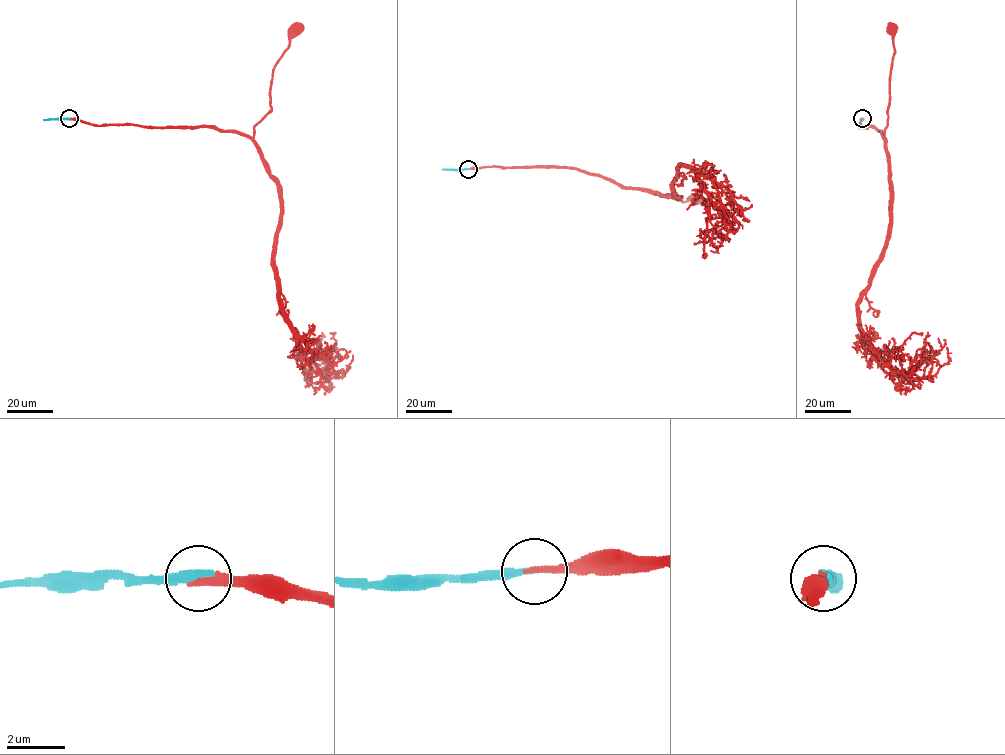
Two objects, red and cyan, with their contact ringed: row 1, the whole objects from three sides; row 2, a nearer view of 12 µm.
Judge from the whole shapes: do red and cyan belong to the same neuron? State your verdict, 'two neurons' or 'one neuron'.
one neuron

